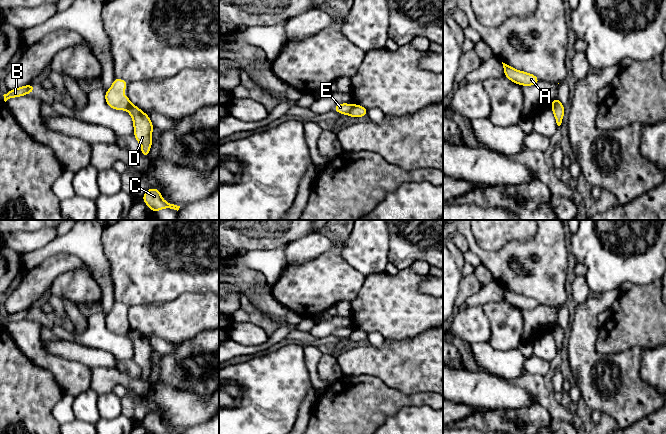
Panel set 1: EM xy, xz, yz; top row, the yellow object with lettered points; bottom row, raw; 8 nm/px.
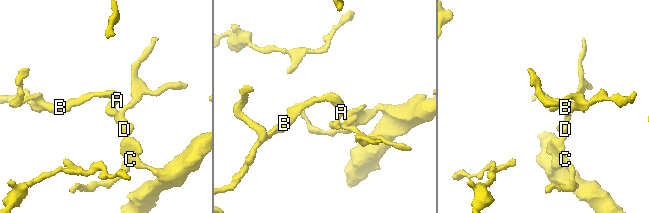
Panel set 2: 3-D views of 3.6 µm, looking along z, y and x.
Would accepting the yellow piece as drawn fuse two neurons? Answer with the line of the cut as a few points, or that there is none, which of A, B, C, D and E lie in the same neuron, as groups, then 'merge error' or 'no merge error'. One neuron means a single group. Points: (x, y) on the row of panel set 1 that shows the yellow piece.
xz (353, 105), (348, 113) | A B E / C D | merge error

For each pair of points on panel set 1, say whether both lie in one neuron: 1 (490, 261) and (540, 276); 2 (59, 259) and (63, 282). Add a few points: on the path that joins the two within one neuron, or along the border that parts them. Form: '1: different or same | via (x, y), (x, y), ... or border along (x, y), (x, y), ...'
1: same | via (502, 272), (511, 281), (528, 281)
2: different | border along (85, 270), (65, 271), (53, 281), (49, 288)

